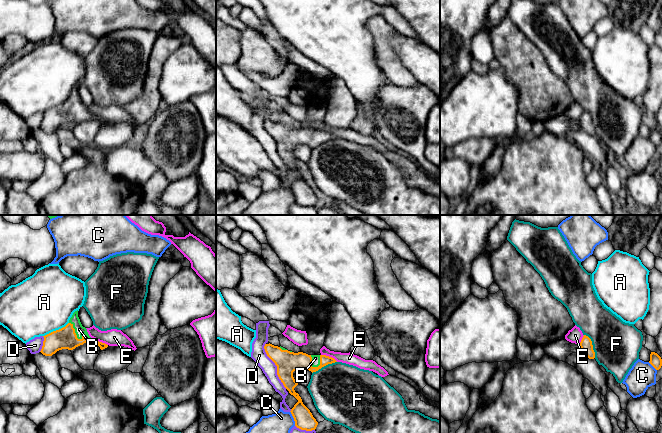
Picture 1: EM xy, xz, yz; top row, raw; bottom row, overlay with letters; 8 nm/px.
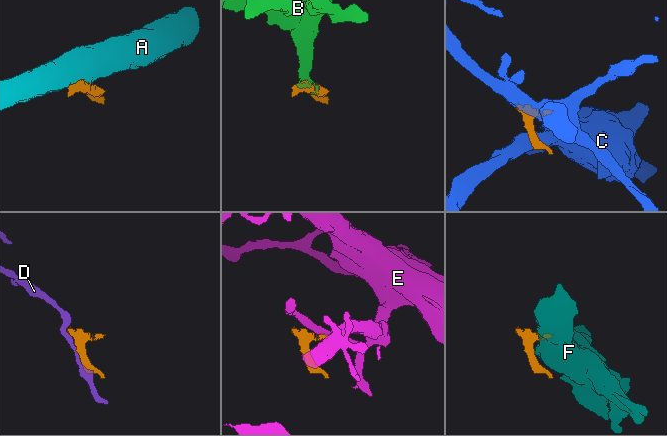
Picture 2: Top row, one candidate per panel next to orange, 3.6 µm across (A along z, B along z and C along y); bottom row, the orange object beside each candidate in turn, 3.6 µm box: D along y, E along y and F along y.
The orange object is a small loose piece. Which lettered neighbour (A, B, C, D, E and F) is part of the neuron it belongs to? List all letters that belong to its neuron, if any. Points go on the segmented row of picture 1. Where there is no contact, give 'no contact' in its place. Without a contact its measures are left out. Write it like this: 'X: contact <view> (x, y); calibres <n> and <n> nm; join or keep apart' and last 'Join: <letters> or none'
A: contact xy (56, 330); calibres 180 and 480 nm; keep apart
B: contact xy (76, 337); calibres 180 and 80 nm; join
C: contact xz (293, 417); calibres 160 and 180 nm; keep apart
D: contact xz (276, 365); calibres 180 and 120 nm; keep apart
E: contact xz (328, 356); calibres 140 and 100 nm; keep apart
F: contact yz (592, 345); calibres 100 and 380 nm; keep apart
Join: B

